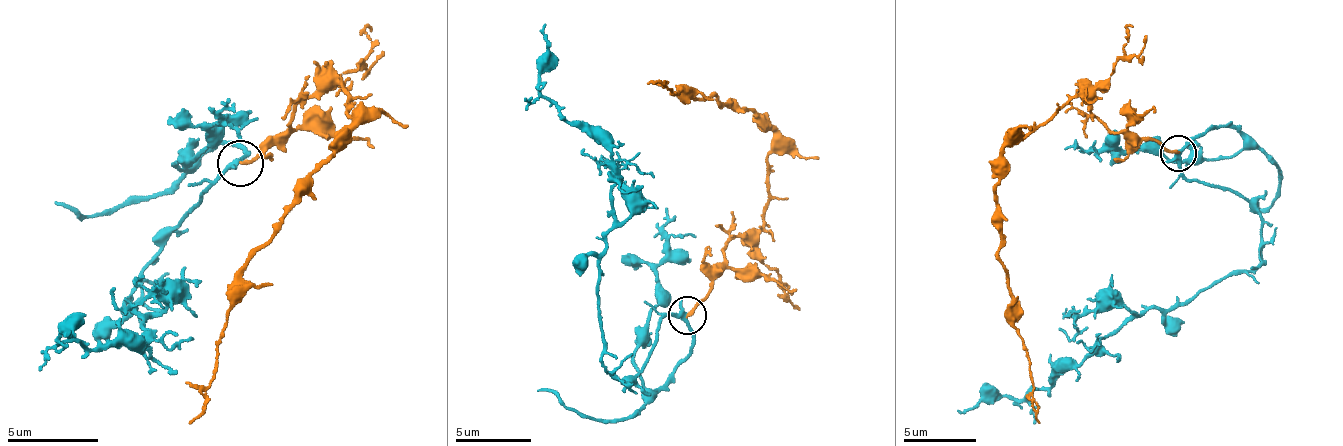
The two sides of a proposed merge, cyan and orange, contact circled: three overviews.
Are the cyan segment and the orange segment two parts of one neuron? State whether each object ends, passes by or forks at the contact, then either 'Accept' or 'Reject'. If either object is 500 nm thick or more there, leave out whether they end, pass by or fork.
At the ring cyan passes by. At the ring orange ends. Accept

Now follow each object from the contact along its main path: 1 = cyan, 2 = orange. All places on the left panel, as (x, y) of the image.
1: (239, 165), (128, 296), (146, 345), (98, 351), (59, 340), (69, 329)
2: (239, 165), (337, 83), (352, 140), (247, 262), (190, 424)

